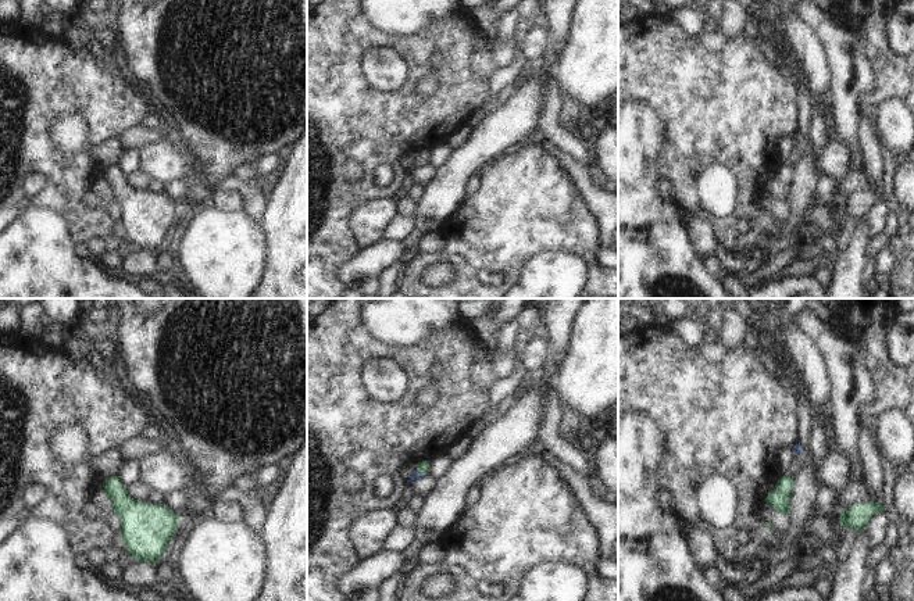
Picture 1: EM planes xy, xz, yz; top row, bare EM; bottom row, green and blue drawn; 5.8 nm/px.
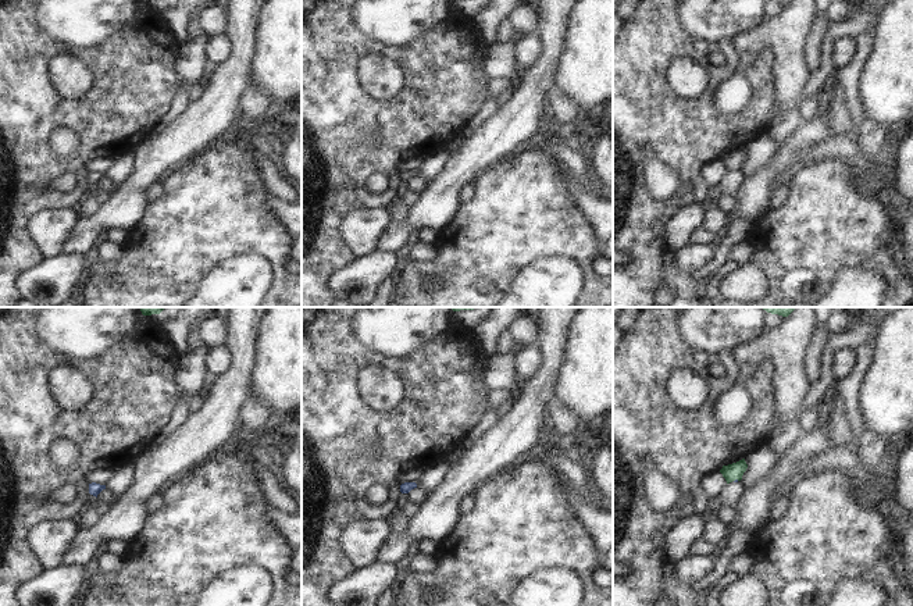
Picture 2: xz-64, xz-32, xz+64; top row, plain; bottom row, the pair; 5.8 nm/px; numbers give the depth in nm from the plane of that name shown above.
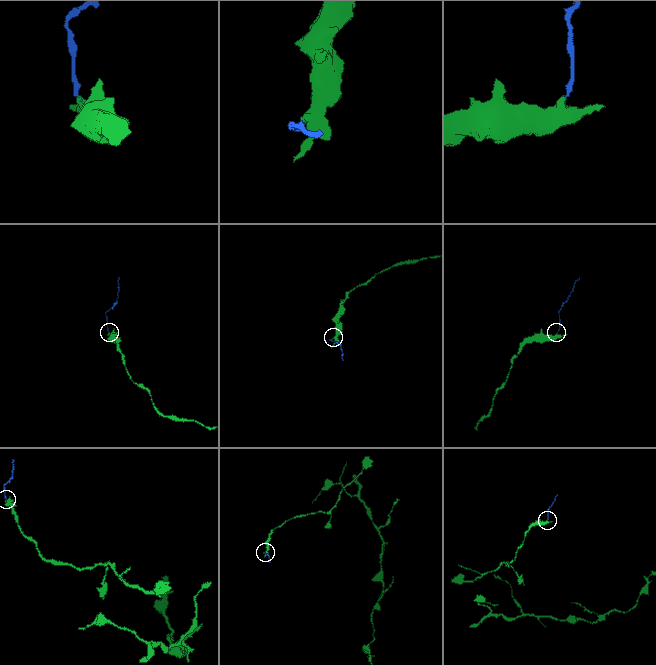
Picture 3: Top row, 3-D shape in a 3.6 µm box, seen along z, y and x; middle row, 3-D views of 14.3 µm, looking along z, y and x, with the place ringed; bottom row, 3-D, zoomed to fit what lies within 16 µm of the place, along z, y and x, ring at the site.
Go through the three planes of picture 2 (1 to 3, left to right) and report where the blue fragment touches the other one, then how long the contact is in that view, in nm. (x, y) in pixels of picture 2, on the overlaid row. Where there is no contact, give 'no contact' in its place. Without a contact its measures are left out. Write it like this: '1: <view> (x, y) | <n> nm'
1: no contact
2: no contact
3: xz+64 (735, 478) | 30 nm

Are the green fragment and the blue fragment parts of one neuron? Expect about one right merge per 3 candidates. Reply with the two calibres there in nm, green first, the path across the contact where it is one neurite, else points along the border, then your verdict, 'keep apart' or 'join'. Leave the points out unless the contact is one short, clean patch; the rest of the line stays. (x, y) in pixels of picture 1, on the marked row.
calibres 60 and 50 nm; way xz (422, 467), (421, 472), (416, 475); join

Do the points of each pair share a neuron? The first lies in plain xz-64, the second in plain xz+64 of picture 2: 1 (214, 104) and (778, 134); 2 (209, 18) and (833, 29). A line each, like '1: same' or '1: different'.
1: different
2: different

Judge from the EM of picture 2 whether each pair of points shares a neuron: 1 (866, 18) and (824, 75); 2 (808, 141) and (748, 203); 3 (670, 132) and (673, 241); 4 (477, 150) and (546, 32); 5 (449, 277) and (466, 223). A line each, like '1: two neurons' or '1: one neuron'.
1: one neuron
2: one neuron
3: two neurons
4: one neuron
5: one neuron

